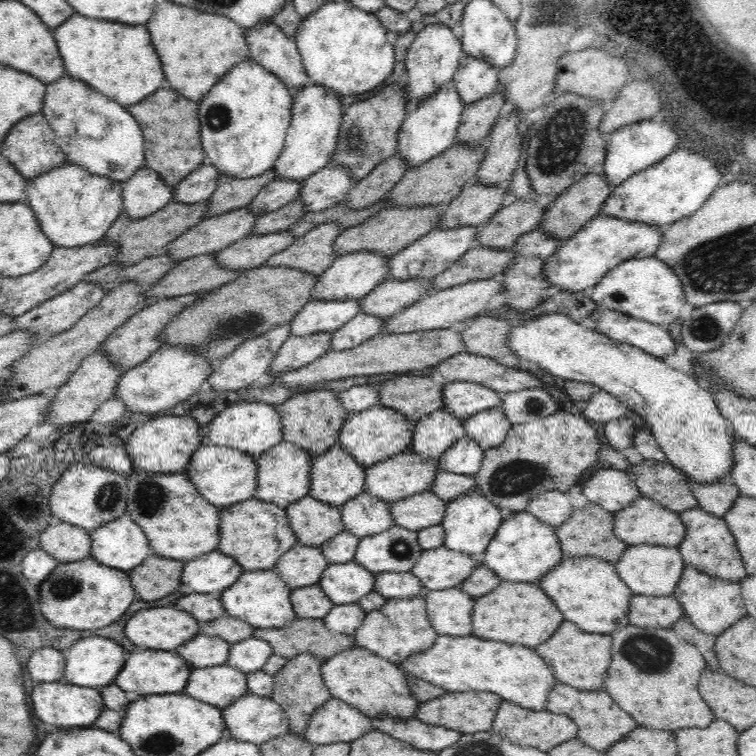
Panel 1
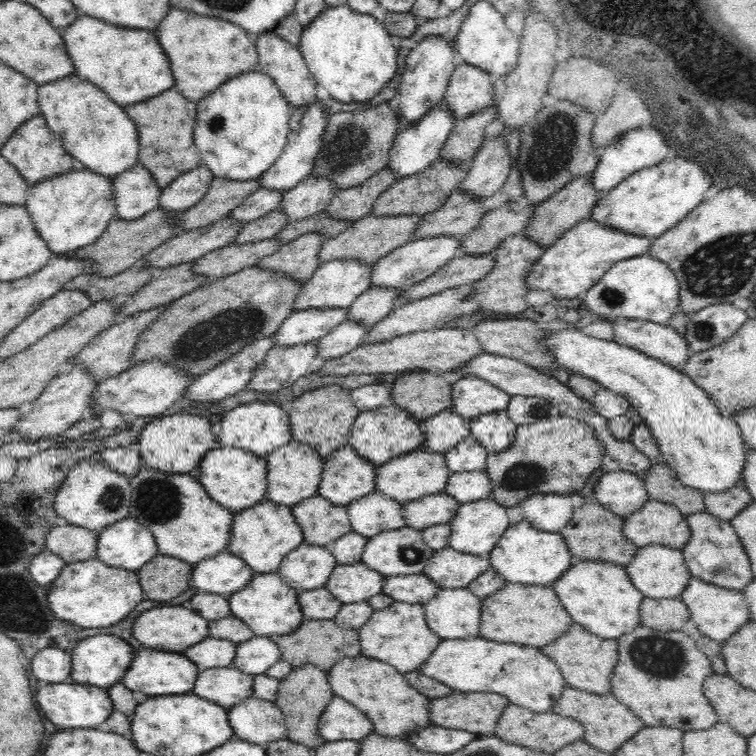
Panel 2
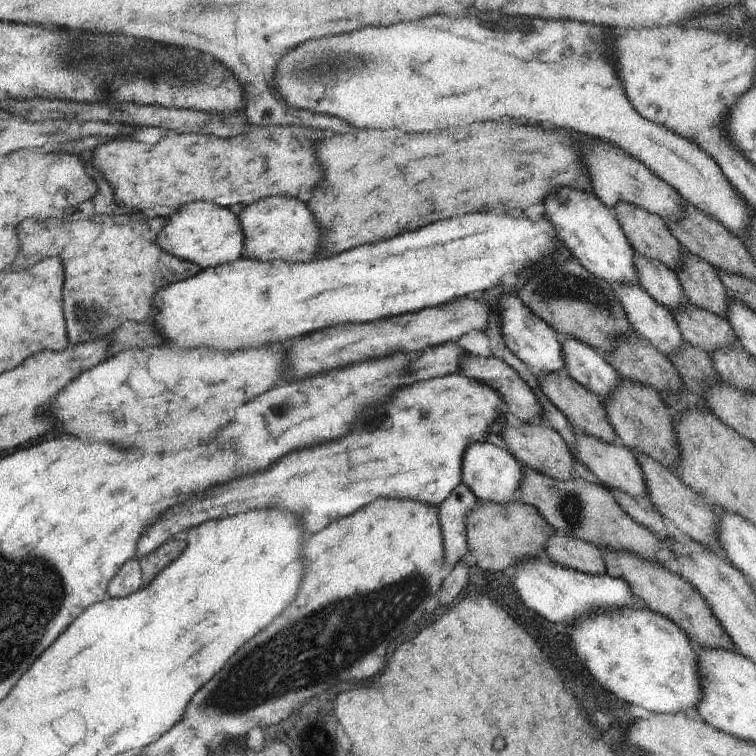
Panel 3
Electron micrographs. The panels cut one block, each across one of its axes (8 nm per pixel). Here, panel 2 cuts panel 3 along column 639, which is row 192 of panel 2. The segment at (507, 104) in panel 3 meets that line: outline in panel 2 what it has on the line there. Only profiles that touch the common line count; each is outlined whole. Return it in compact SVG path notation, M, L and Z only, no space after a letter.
M132 166L111 178L116 219L133 221L159 207L161 188L143 166Z

